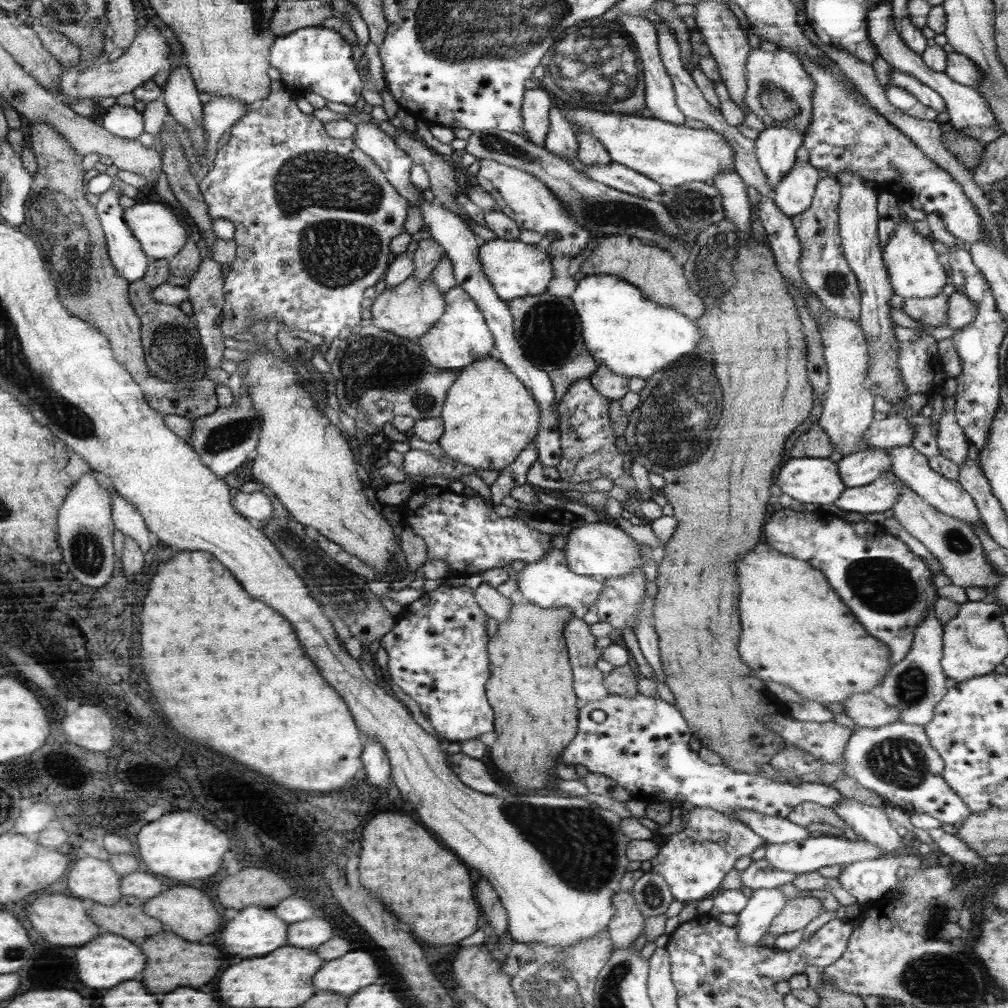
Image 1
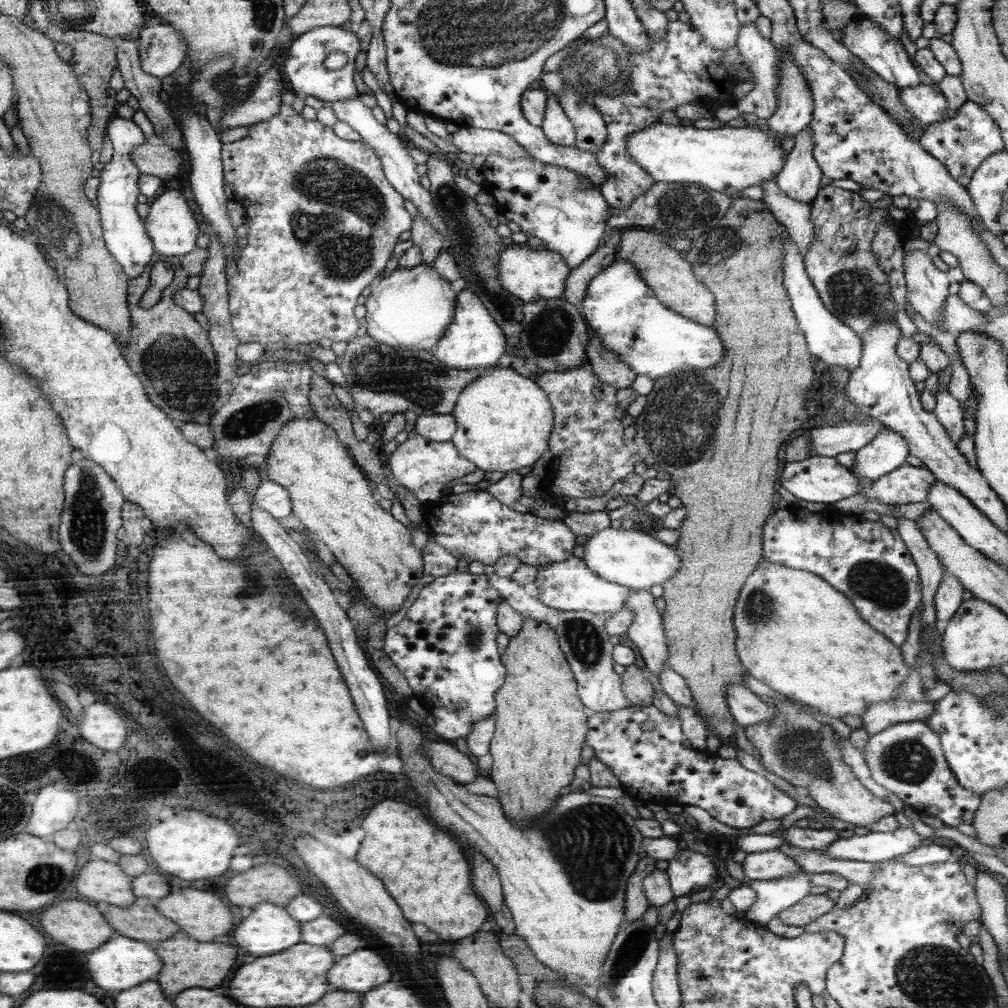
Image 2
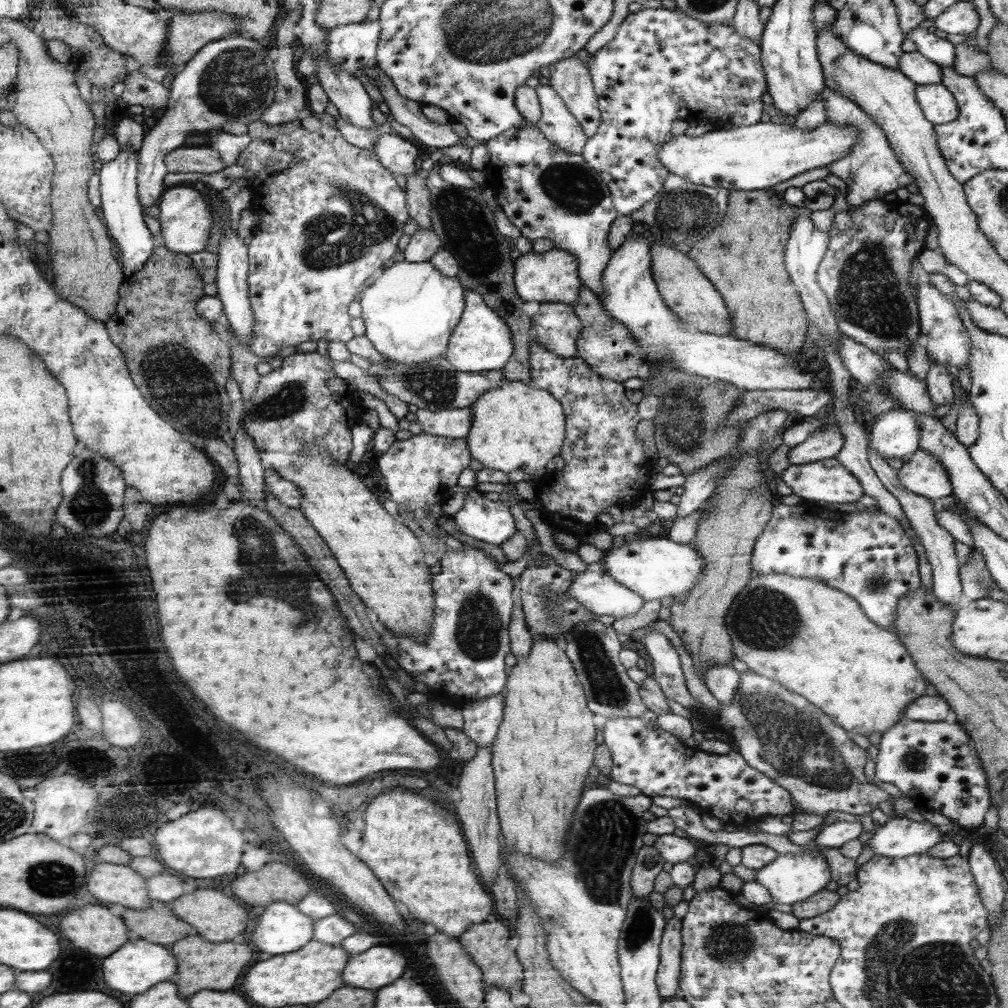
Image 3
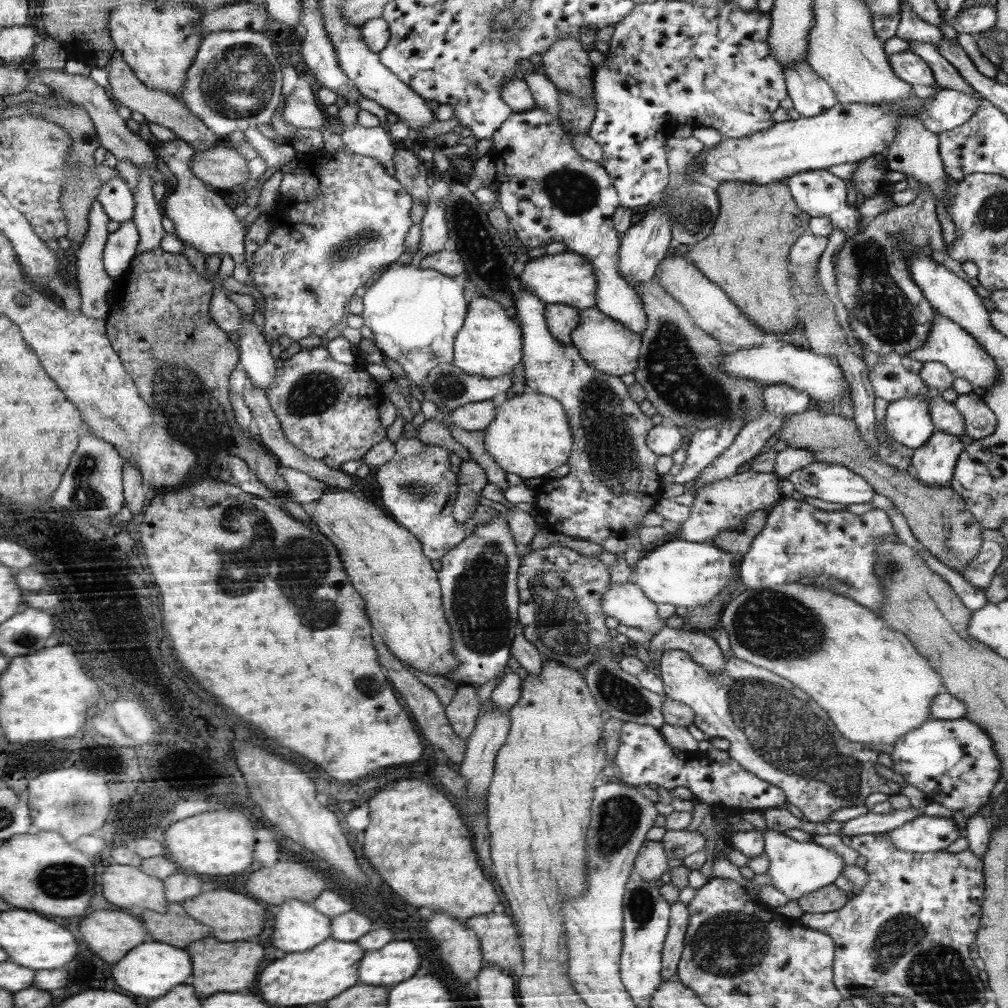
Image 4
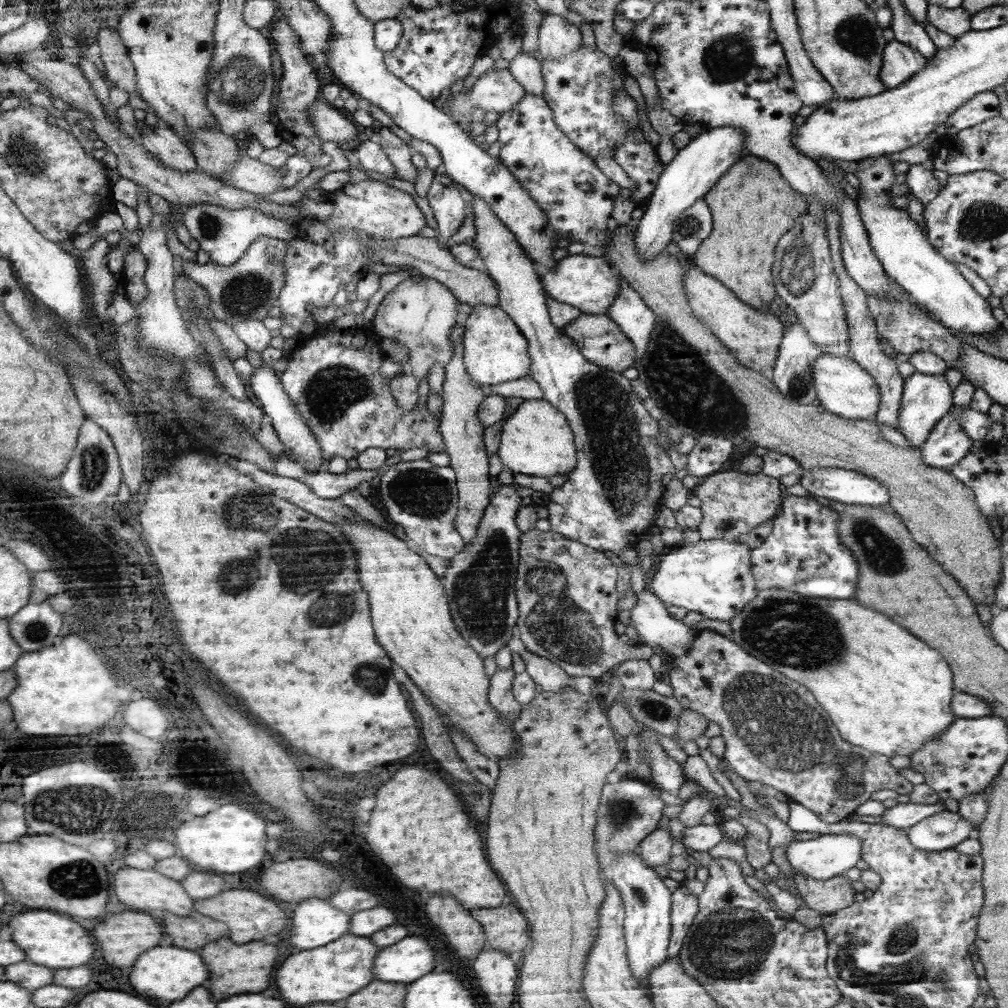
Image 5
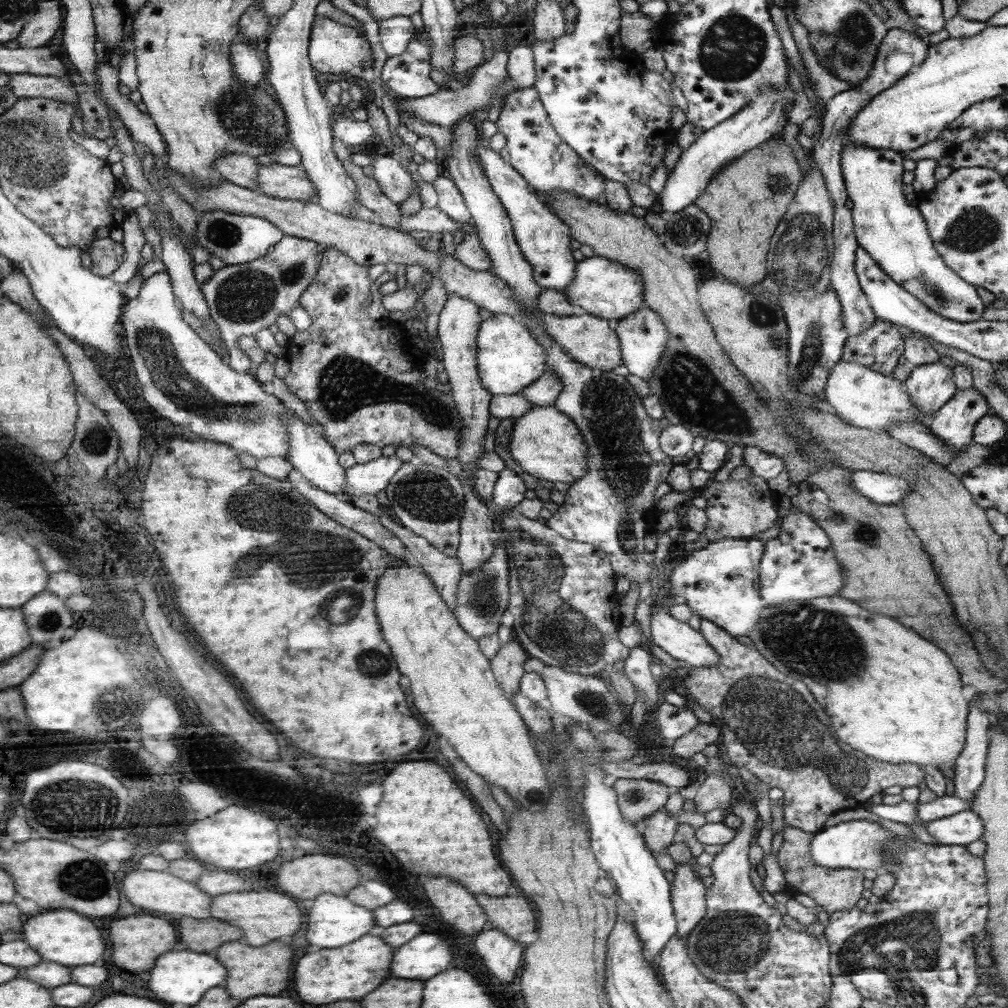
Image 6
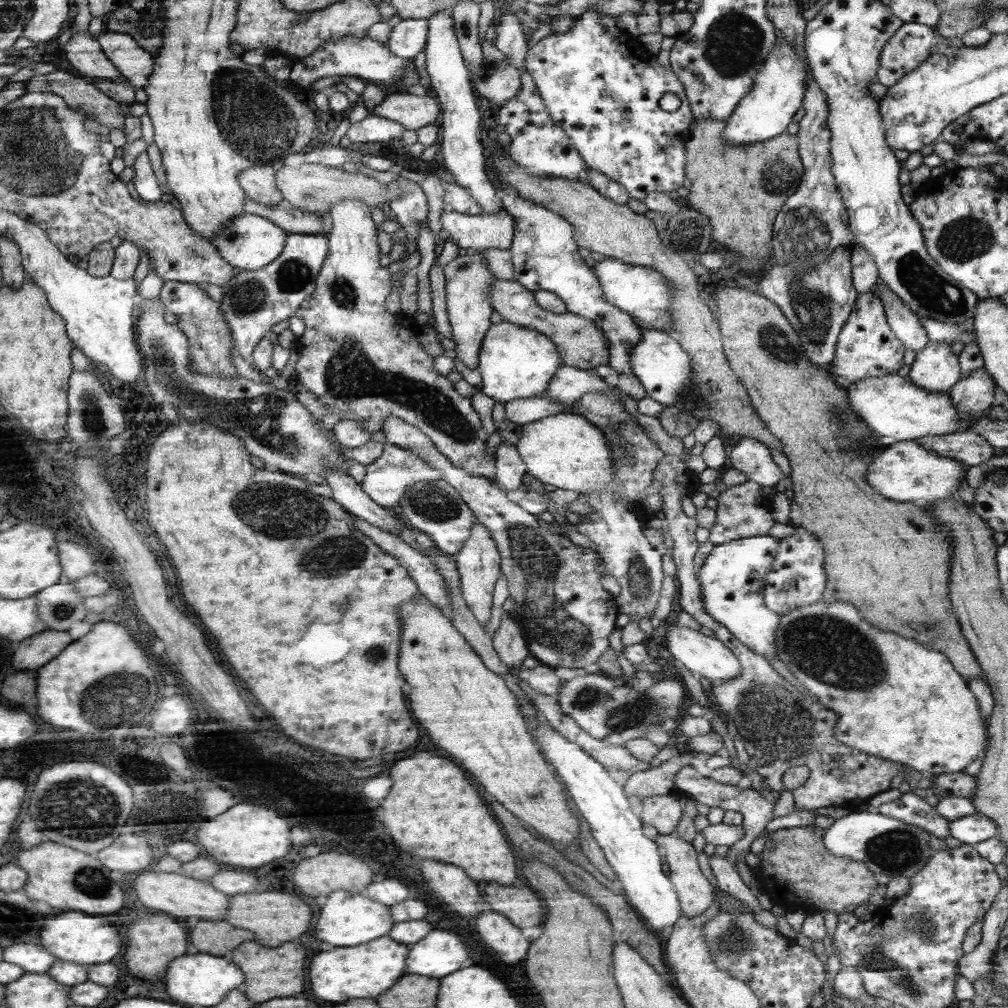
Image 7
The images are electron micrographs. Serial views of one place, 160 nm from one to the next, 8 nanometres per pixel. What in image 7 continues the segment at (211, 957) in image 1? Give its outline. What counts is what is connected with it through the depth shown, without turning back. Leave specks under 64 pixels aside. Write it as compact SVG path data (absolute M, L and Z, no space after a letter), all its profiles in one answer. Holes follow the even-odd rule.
M258 942L242 943L242 948L236 947L224 956L234 960L246 972L246 996L254 1002L266 1002L282 996L296 996L304 990L306 984L306 948L300 944L282 944L282 948L266 948Z

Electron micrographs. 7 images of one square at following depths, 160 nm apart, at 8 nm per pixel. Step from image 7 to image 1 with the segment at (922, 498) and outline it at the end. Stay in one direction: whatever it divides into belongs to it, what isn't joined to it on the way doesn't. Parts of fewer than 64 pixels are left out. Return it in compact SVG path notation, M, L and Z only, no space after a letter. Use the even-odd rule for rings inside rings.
M791 458L778 472L777 485L781 491L802 503L830 507L847 487L840 478L838 465L829 458Z

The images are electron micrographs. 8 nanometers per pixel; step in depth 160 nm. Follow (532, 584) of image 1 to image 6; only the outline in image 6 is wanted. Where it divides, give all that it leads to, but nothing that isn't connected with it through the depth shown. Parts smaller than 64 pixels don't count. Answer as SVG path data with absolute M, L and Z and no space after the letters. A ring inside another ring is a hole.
M654 605L651 611L650 630L656 646L695 668L710 667L720 662L721 653L705 639L701 630L678 620L664 607Z

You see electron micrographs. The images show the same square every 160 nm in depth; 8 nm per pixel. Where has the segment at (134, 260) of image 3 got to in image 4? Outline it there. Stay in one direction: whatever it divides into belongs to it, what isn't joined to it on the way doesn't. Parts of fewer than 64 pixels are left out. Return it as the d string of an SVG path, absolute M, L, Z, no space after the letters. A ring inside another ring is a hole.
M115 177L102 185L97 201L102 205L110 220L123 223L133 218L137 206L132 188L124 177Z

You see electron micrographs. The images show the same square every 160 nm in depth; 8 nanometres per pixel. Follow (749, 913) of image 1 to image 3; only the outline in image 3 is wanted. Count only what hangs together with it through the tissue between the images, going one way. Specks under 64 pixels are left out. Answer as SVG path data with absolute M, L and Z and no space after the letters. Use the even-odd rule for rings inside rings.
M779 854L776 860L759 868L756 873L756 881L766 887L773 896L773 903L791 904L801 903L824 890L831 880L831 872L828 861L816 854Z

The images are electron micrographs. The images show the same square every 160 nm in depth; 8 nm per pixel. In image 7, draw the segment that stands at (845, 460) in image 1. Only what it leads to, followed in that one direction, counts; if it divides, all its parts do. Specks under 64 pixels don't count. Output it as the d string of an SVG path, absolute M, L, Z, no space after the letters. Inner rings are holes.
M929 342L922 352L916 353L908 378L927 391L948 393L962 378L958 360L951 344Z

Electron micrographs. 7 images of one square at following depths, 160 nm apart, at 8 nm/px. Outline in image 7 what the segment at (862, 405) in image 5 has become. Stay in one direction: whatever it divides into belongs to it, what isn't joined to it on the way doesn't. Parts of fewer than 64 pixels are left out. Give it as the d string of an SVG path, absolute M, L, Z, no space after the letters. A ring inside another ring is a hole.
M899 374L862 379L848 388L852 410L873 432L890 442L914 441L924 436L941 436L961 431L961 416L951 396L943 392L930 392L910 382L908 376Z

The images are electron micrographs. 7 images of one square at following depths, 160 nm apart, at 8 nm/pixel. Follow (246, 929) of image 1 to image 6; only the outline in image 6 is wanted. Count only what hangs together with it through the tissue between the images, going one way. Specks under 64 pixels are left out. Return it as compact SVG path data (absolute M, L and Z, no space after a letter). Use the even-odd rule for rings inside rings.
M322 894L314 900L314 906L306 914L306 928L308 942L322 948L345 947L362 936L370 935L372 930L379 930L374 913L369 908L354 904L348 896L335 894Z

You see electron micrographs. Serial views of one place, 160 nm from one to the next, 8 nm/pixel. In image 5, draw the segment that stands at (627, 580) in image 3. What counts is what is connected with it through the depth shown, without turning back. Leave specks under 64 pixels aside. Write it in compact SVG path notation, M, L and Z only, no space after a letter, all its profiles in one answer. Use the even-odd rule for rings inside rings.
M724 539L702 540L690 544L680 544L678 548L664 553L658 560L658 570L650 582L650 592L657 594L668 604L698 612L710 620L731 622L733 618L749 606L749 602L757 597L756 582L753 578L752 552L749 545L736 540Z

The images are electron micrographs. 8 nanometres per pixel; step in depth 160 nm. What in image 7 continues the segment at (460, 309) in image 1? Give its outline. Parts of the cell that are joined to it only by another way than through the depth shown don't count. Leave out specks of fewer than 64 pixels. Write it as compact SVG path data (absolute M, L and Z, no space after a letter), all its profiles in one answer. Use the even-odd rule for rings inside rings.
M509 321L492 324L486 332L478 360L481 392L502 403L544 396L562 364L560 350L548 336Z

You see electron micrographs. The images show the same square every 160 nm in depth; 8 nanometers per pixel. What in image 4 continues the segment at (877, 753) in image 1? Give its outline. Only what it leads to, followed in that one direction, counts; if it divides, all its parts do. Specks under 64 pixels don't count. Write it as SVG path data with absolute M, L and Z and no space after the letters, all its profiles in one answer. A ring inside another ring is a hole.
M966 717L956 720L930 718L901 736L893 747L892 770L922 791L927 803L939 802L953 812L988 804L992 790L1001 778L1001 762L990 735Z

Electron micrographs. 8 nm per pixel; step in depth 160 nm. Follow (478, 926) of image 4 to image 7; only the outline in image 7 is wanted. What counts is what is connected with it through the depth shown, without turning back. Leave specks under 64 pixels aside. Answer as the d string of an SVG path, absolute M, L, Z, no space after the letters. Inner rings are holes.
M480 882L481 892L490 908L509 918L518 928L540 926L542 902L529 886L504 885L495 882Z

